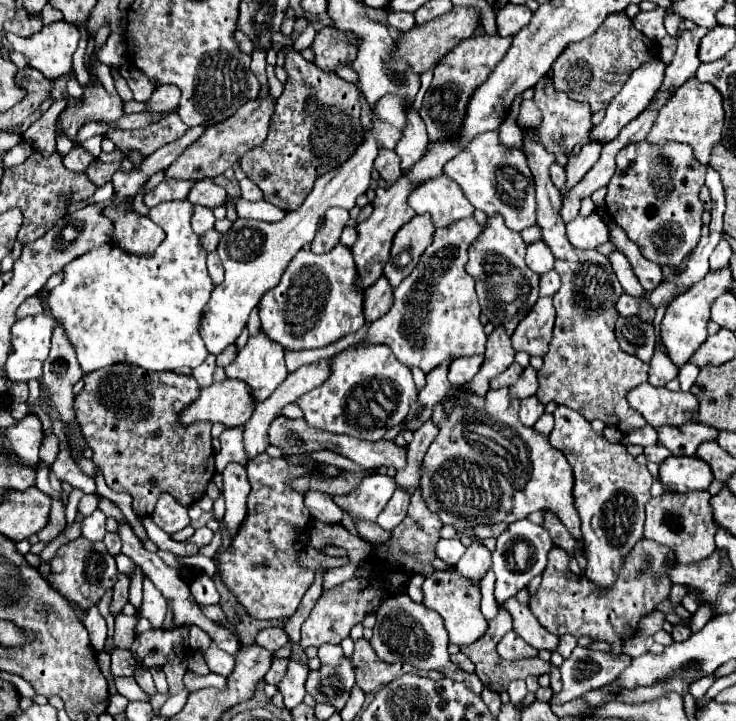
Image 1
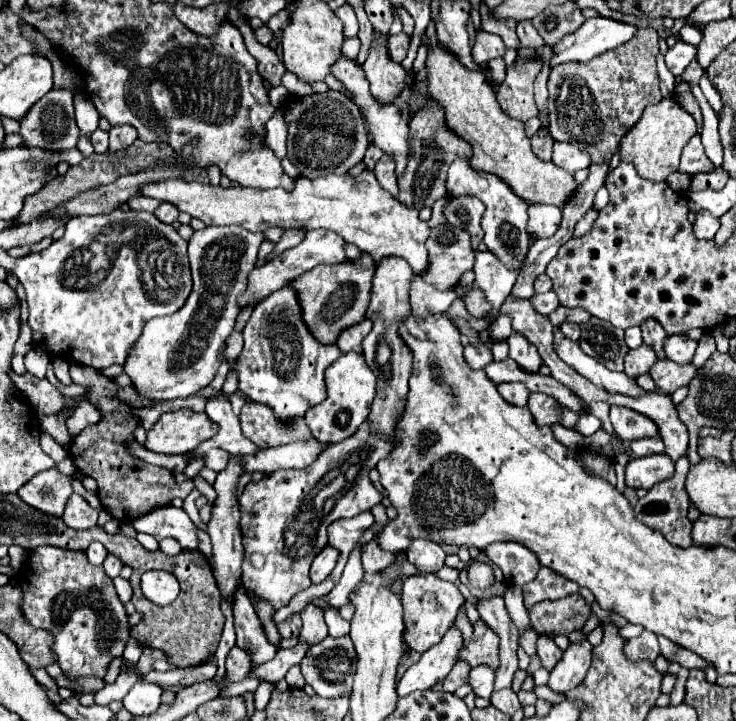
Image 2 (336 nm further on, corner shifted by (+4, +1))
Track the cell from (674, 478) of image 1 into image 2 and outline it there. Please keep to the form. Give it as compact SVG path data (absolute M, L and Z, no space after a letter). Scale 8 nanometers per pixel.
M666 454L656 456L644 456L644 458L632 458L626 464L626 486L628 488L646 488L650 490L660 480L666 480L672 476L674 462Z

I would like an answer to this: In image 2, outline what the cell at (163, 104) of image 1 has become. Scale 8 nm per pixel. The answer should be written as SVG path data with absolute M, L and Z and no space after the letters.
M112 126L108 136L110 136L110 140L108 140L108 150L110 152L124 150L138 138L136 128L128 128L128 126Z

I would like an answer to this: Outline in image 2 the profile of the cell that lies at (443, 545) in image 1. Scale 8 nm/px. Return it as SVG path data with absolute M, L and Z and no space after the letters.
M412 540L412 544L406 550L406 560L414 564L420 572L438 572L444 566L444 550L440 544L434 544L430 540Z

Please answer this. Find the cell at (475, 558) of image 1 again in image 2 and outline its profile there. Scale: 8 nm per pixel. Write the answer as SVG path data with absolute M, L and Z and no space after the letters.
M452 626L440 644L432 646L422 658L412 664L398 680L396 692L398 696L408 696L414 690L430 690L438 682L442 682L452 666L456 664L456 652L462 646L462 634L456 626Z

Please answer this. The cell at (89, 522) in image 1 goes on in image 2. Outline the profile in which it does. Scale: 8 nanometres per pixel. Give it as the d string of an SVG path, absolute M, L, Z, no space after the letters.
M92 542L86 550L86 556L88 556L88 562L94 564L94 566L100 566L104 562L104 558L108 556L106 548L100 544L100 542Z

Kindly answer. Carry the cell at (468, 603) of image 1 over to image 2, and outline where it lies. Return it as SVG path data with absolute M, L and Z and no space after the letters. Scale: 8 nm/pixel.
M414 574L402 584L402 606L404 606L404 642L414 652L426 652L430 646L438 644L442 636L450 630L458 608L464 604L462 592L436 574Z

